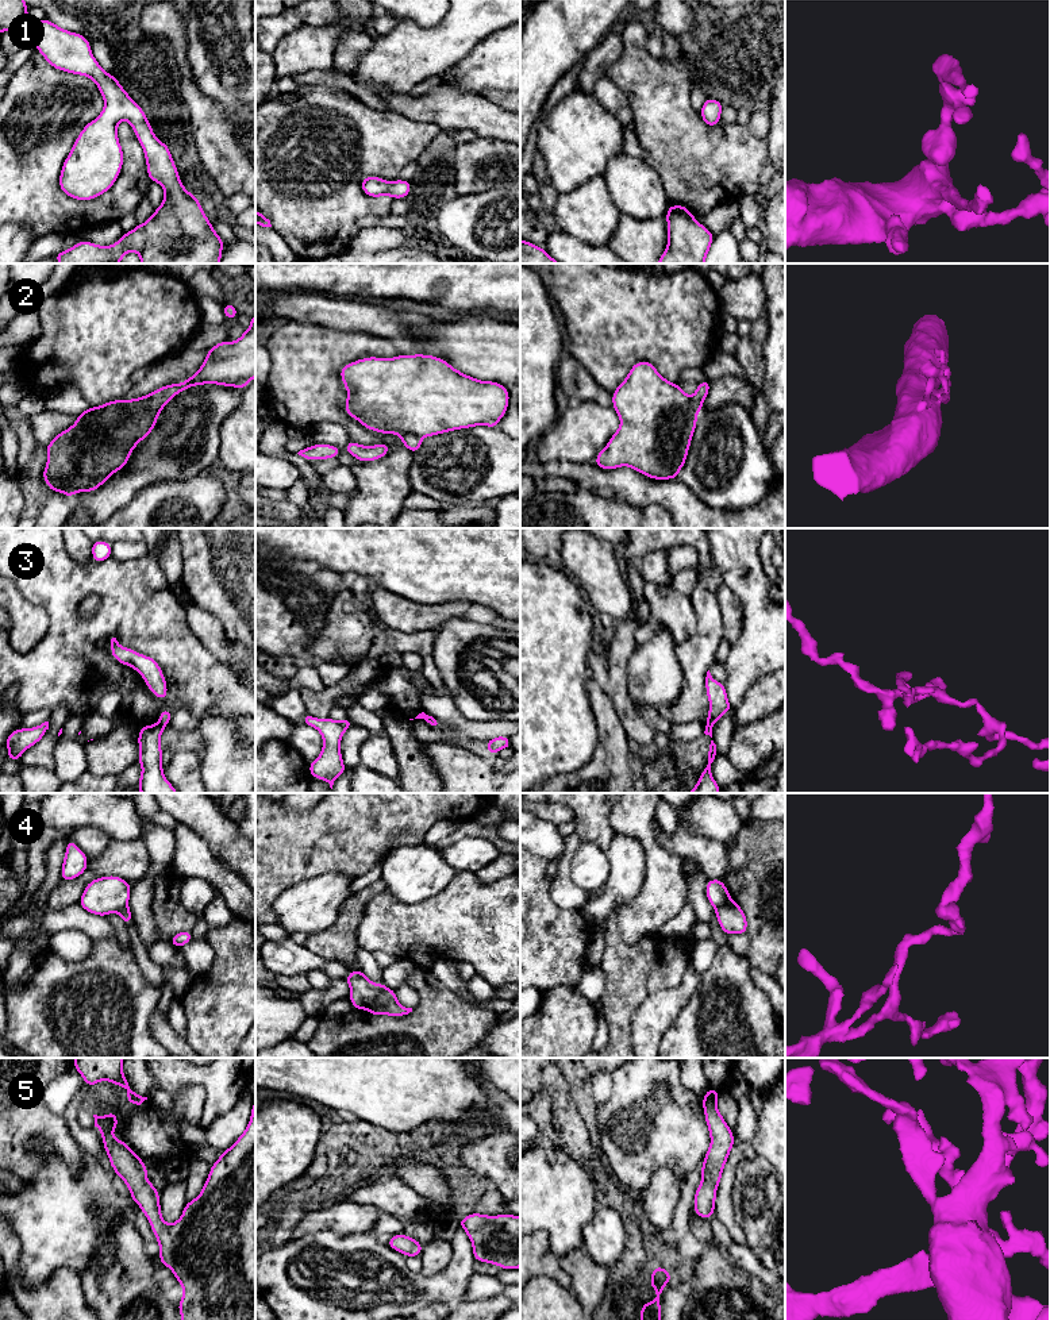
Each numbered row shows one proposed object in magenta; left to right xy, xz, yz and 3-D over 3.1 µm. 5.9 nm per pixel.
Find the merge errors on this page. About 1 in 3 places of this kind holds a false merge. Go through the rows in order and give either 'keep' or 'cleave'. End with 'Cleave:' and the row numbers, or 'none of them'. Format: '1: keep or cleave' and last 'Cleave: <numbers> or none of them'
1: keep
2: cleave
3: cleave
4: cleave
5: keep
Cleave: 2, 3, 4

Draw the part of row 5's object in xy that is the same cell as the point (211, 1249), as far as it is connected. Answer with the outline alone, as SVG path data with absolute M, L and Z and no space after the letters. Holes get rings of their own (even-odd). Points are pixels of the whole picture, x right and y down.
M255 1100L245 1132L230 1148L222 1151L220 1158L211 1166L203 1190L185 1204L181 1217L173 1224L164 1221L159 1193L147 1181L147 1166L128 1144L111 1135L118 1127L118 1115L111 1112L93 1117L114 1171L130 1189L132 1201L141 1207L157 1238L159 1263L169 1267L182 1286L184 1294L177 1304L181 1320L255 1320Z

